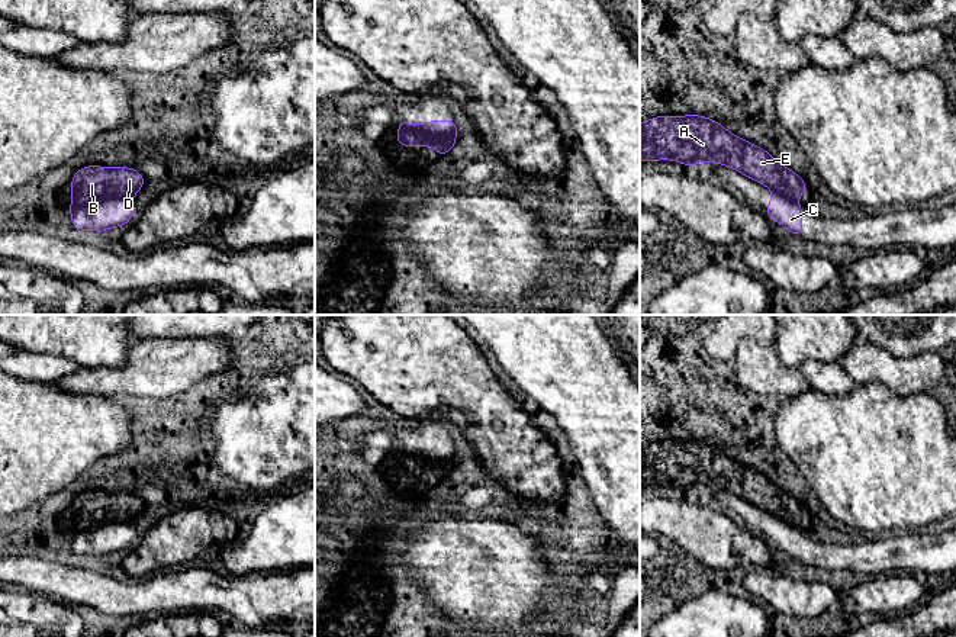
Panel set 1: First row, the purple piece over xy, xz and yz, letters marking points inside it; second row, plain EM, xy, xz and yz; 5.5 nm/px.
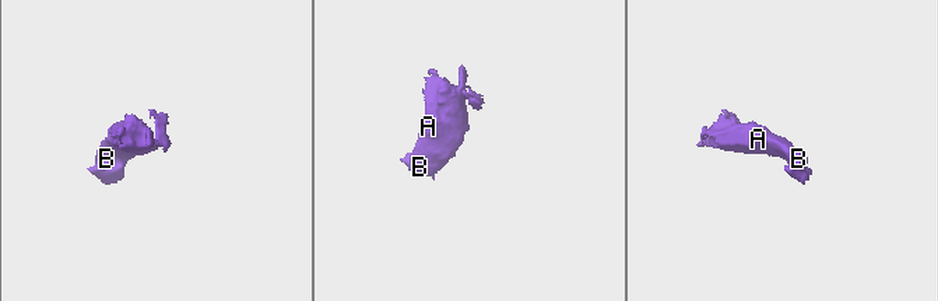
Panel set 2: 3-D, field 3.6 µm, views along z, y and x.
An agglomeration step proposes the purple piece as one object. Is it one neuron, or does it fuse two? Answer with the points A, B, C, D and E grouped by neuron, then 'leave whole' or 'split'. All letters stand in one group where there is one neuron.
A B D E / C; split

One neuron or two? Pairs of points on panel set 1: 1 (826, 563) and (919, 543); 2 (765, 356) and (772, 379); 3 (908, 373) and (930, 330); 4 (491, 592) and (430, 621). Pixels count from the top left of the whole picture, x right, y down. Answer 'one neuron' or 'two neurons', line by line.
1: one neuron
2: one neuron
3: two neurons
4: two neurons

